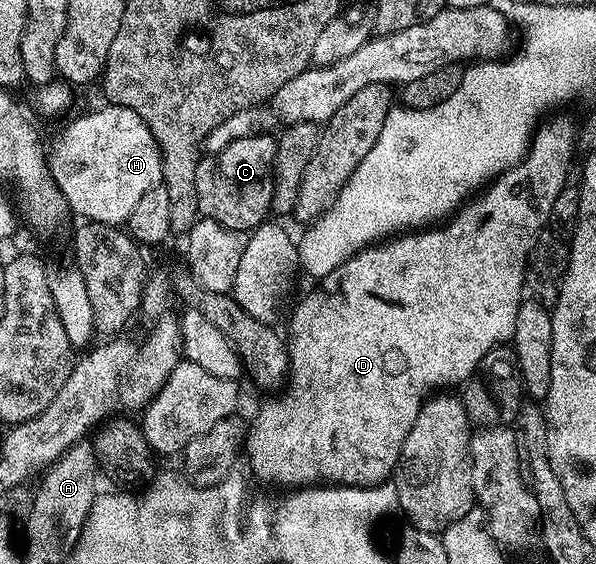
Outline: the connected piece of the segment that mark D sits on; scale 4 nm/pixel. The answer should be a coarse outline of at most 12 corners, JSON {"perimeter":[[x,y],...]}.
{"perimeter":[[576,124],[441,226],[321,277],[284,402],[285,490],[389,481],[431,394],[514,339]]}

